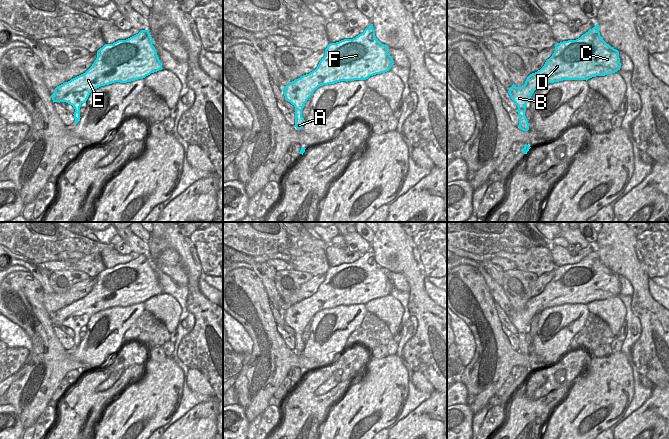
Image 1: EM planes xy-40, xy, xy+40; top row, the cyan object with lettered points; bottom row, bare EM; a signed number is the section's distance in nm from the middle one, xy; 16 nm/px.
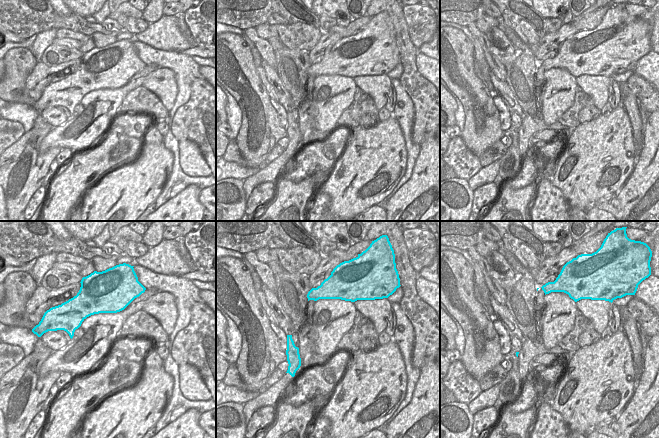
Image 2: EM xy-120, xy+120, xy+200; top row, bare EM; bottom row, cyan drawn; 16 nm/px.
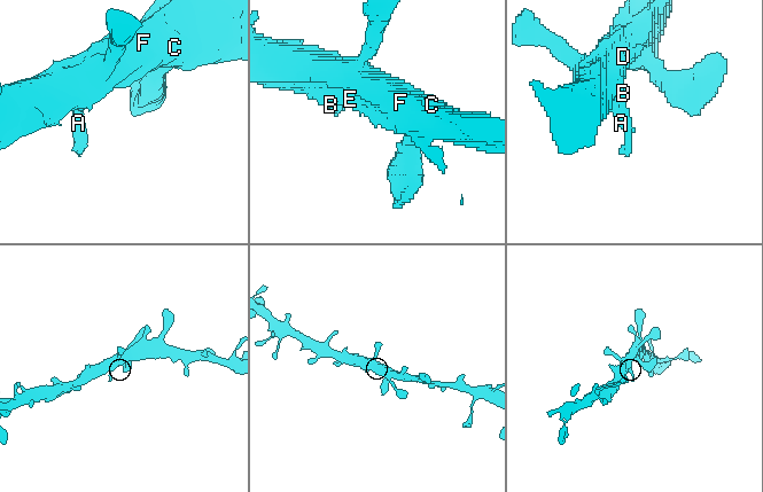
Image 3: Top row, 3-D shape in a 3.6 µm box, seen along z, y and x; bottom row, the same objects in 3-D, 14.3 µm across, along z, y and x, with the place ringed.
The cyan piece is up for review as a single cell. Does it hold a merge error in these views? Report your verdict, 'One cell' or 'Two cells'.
One cell.

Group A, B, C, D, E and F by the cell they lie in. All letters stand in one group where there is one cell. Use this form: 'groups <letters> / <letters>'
groups A B C D E F

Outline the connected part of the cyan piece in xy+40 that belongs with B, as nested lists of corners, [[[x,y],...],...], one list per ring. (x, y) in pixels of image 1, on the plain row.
[[[599,249],[576,264],[556,267],[555,275],[544,290],[530,298],[525,308],[509,312],[509,319],[518,333],[519,349],[523,355],[529,354],[525,340],[526,328],[535,314],[545,308],[563,304],[588,304],[596,300],[615,297],[621,292],[619,275],[607,268],[600,260]]]

